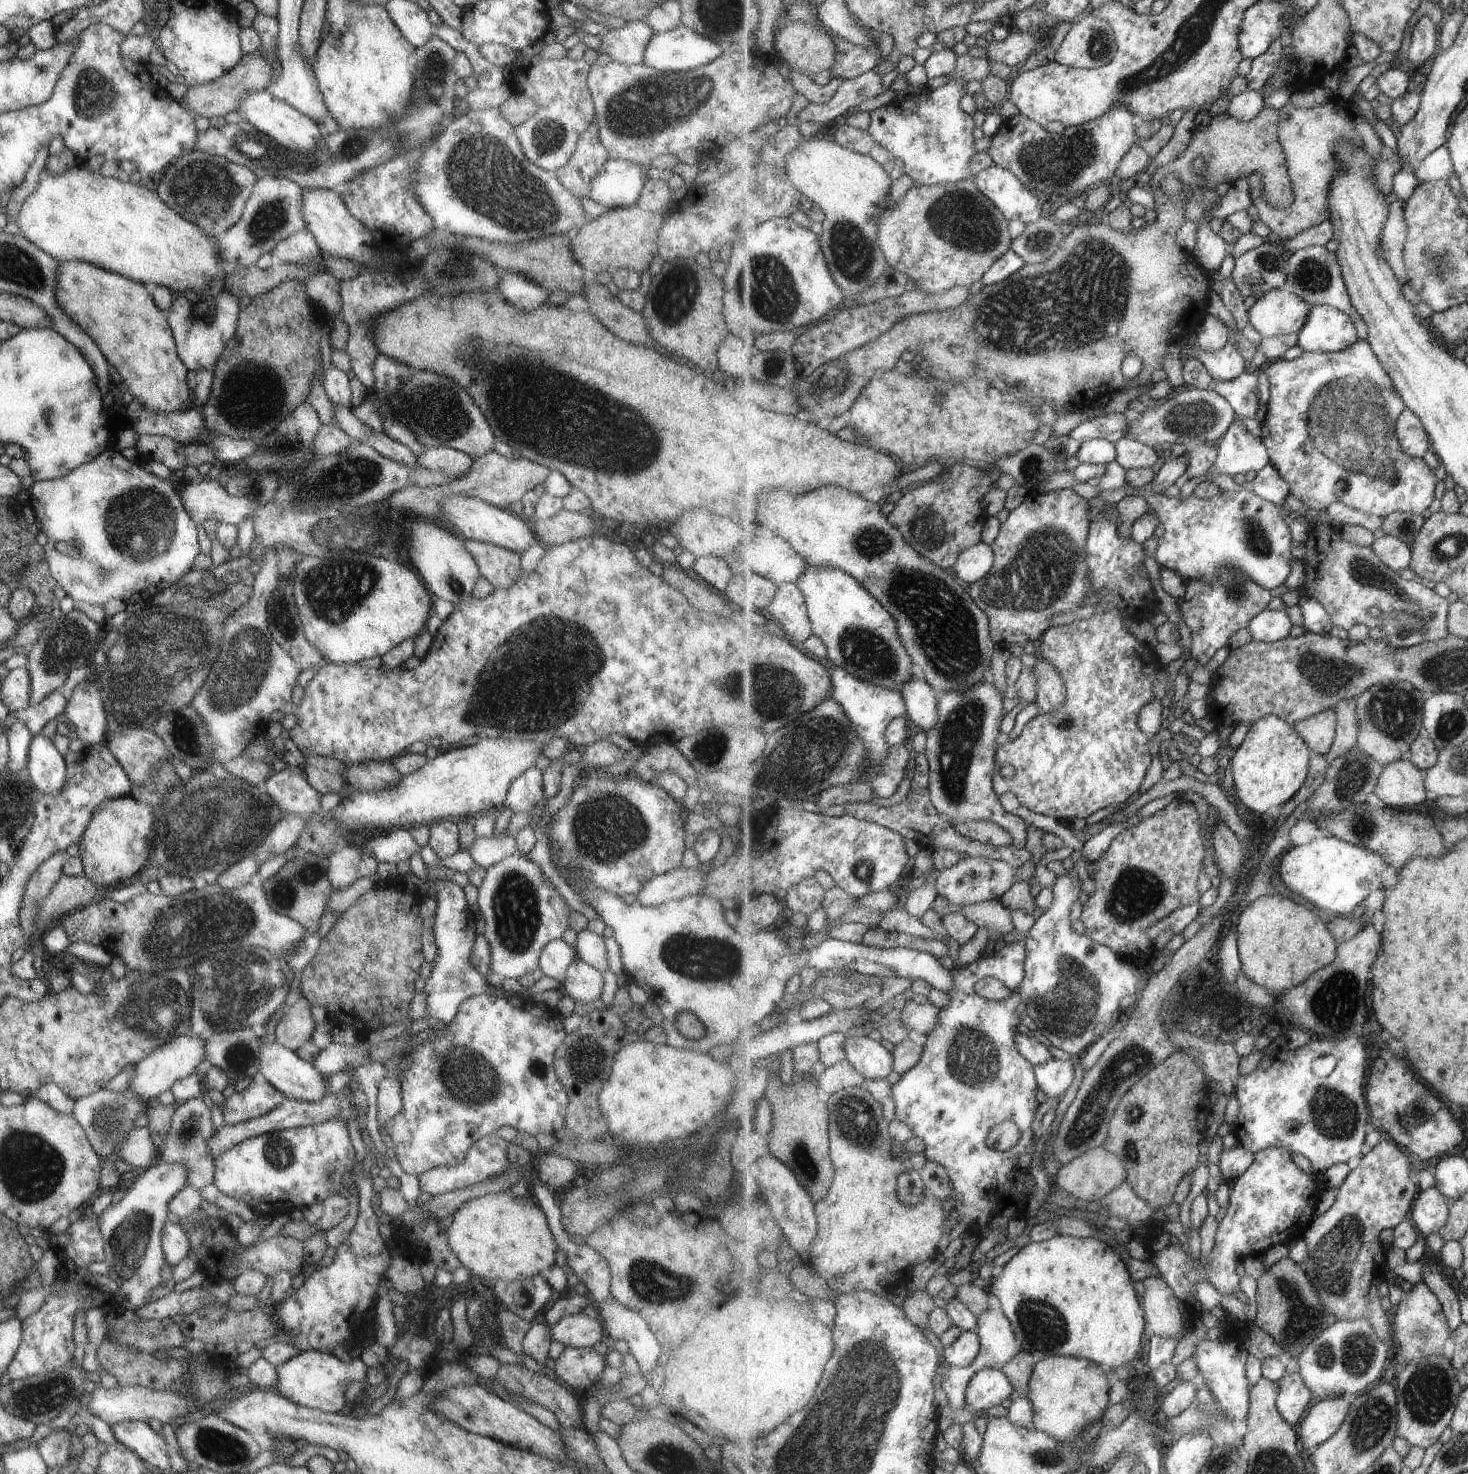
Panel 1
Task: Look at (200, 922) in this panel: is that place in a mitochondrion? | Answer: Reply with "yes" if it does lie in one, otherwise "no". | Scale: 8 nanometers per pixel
yes

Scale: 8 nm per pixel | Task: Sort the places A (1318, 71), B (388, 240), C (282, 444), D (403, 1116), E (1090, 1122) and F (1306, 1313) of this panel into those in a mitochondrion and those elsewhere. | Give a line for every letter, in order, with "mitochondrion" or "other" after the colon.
A: other
B: other
C: mitochondrion
D: other
E: mitochondrion
F: mitochondrion

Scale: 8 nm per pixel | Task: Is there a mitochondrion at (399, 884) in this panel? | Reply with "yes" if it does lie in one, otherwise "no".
no

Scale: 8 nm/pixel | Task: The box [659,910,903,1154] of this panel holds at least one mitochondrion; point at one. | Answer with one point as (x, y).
(856, 1122)

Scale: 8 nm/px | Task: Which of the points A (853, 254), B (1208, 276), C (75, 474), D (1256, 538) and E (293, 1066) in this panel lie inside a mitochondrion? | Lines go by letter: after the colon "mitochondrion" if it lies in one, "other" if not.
A: mitochondrion
B: other
C: other
D: mitochondrion
E: other

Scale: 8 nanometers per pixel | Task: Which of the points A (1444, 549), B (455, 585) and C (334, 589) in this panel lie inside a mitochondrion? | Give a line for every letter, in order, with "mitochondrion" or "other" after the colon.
A: mitochondrion
B: mitochondrion
C: mitochondrion

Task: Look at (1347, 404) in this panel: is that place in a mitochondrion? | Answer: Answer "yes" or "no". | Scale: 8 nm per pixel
yes

